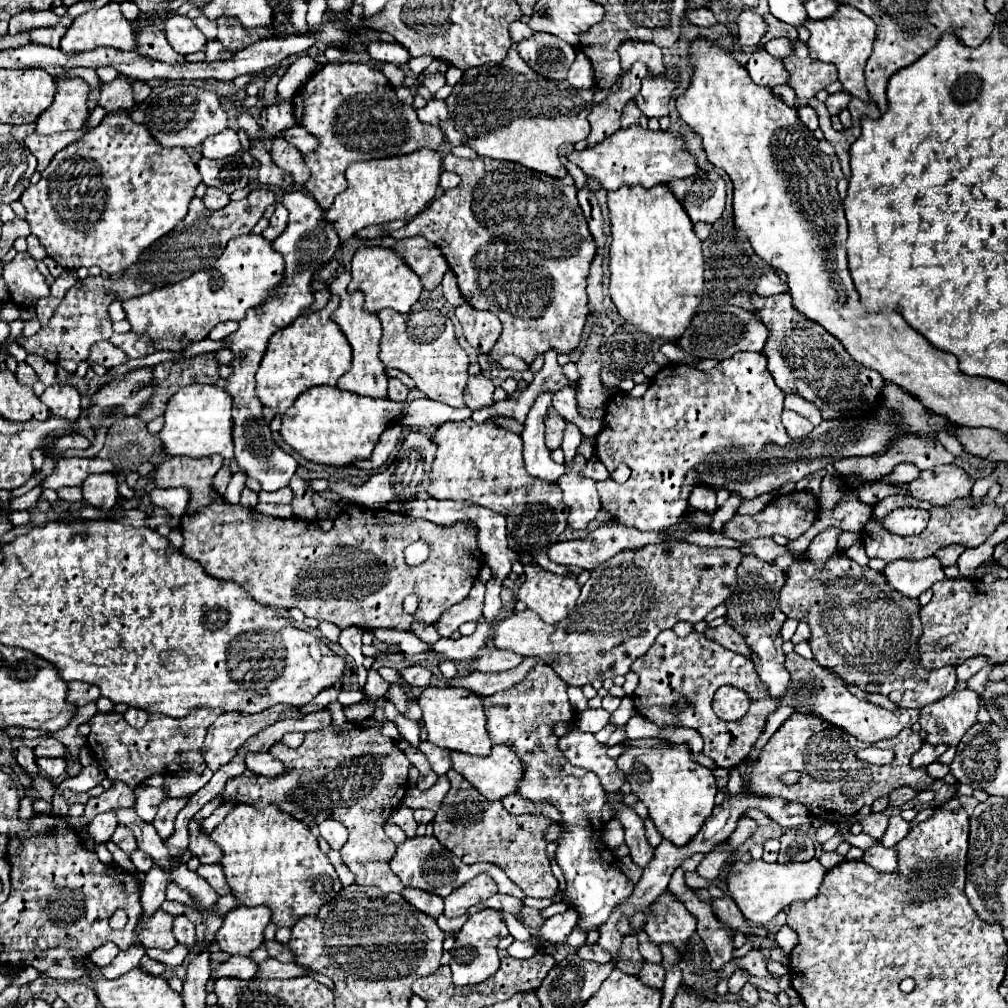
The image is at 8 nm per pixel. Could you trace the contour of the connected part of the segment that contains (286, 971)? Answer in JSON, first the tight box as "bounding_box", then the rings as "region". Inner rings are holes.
{"bounding_box":[256,958,308,980],"region":[[[268,958],[260,964],[260,974],[256,974],[256,978],[280,978],[280,980],[284,980],[284,978],[296,978],[296,976],[306,976],[306,974],[308,974],[308,970],[304,970],[304,968],[300,970],[300,966],[294,962],[282,964],[278,960]]]}

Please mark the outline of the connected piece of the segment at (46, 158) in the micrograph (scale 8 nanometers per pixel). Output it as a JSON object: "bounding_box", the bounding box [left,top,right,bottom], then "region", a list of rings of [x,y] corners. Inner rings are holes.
{"bounding_box":[24,130,84,172],"region":[[[78,130],[78,132],[60,132],[60,134],[52,134],[52,136],[40,136],[36,132],[30,134],[24,142],[26,142],[28,150],[38,160],[36,172],[42,172],[50,164],[50,160],[54,158],[56,152],[60,152],[68,144],[76,142],[78,138],[82,138],[82,134],[84,134],[84,130]]]}

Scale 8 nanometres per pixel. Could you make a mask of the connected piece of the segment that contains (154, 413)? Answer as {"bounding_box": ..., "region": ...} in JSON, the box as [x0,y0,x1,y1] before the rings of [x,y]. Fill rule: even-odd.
{"bounding_box":[138,354,218,422],"region":[[[212,354],[194,356],[180,362],[160,362],[154,366],[152,382],[156,386],[156,396],[148,400],[148,406],[140,410],[138,418],[150,422],[164,414],[168,400],[180,388],[188,384],[214,384],[218,380],[218,362]]]}

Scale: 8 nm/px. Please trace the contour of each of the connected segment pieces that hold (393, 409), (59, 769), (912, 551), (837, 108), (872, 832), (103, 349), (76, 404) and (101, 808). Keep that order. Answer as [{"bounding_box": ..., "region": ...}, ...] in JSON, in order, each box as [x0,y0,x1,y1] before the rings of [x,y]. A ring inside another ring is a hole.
[{"bounding_box":[280,386,406,466],"region":[[[316,386],[302,392],[296,402],[286,410],[280,436],[292,450],[296,450],[302,458],[310,462],[344,466],[354,458],[368,458],[380,434],[402,414],[404,406],[406,402],[358,396],[352,392],[336,390],[332,386]]]},{"bounding_box":[36,758,66,778],"region":[[[36,758],[36,764],[44,776],[58,778],[66,772],[66,760],[64,758]]]},{"bounding_box":[860,494,1004,562],"region":[[[896,494],[896,496],[886,496],[884,500],[880,500],[874,506],[874,520],[870,520],[864,526],[864,532],[860,534],[860,540],[866,548],[868,558],[882,558],[886,562],[894,562],[894,560],[920,560],[920,558],[928,558],[934,556],[940,548],[950,546],[950,544],[962,544],[964,548],[976,548],[980,546],[994,530],[996,526],[1002,522],[1004,518],[1004,508],[998,508],[996,502],[986,502],[986,498],[982,500],[980,506],[974,506],[972,496],[964,498],[964,502],[952,502],[952,506],[934,506],[929,502],[920,502],[912,496],[904,496],[904,494]],[[900,506],[914,506],[914,508],[924,508],[928,510],[930,519],[924,531],[913,536],[899,536],[886,532],[878,520],[882,520],[888,512],[892,512],[894,508]]]},{"bounding_box":[826,92,850,116],"region":[[[836,92],[836,94],[828,96],[826,108],[828,108],[830,116],[834,116],[834,114],[840,114],[848,106],[848,102],[850,102],[850,96],[846,92]]]},{"bounding_box":[862,812,888,842],"region":[[[882,812],[882,814],[870,814],[866,818],[862,818],[862,826],[864,826],[864,832],[872,838],[876,838],[878,842],[882,840],[886,828],[888,828],[888,816]]]},{"bounding_box":[88,340,128,368],"region":[[[104,340],[104,342],[96,342],[94,346],[92,346],[92,350],[90,350],[90,356],[88,356],[88,364],[102,364],[102,366],[106,366],[106,368],[114,368],[114,366],[118,366],[118,364],[124,364],[128,358],[126,358],[126,354],[120,350],[120,348],[116,348],[114,344],[110,344],[108,340]]]},{"bounding_box":[40,370,80,420],"region":[[[58,370],[58,378],[60,382],[46,388],[44,394],[40,396],[40,400],[48,406],[52,416],[60,416],[60,418],[68,418],[68,420],[76,420],[80,416],[80,394],[76,388],[68,386],[66,380],[72,378],[72,374]]]},{"bounding_box":[66,782,134,832],"region":[[[114,782],[114,786],[110,790],[102,792],[98,798],[90,798],[88,800],[84,816],[80,816],[80,818],[66,818],[66,820],[68,820],[68,824],[74,830],[82,832],[82,828],[80,828],[82,820],[92,820],[96,814],[110,812],[114,808],[132,808],[132,802],[134,802],[132,790],[124,782]]]}]

